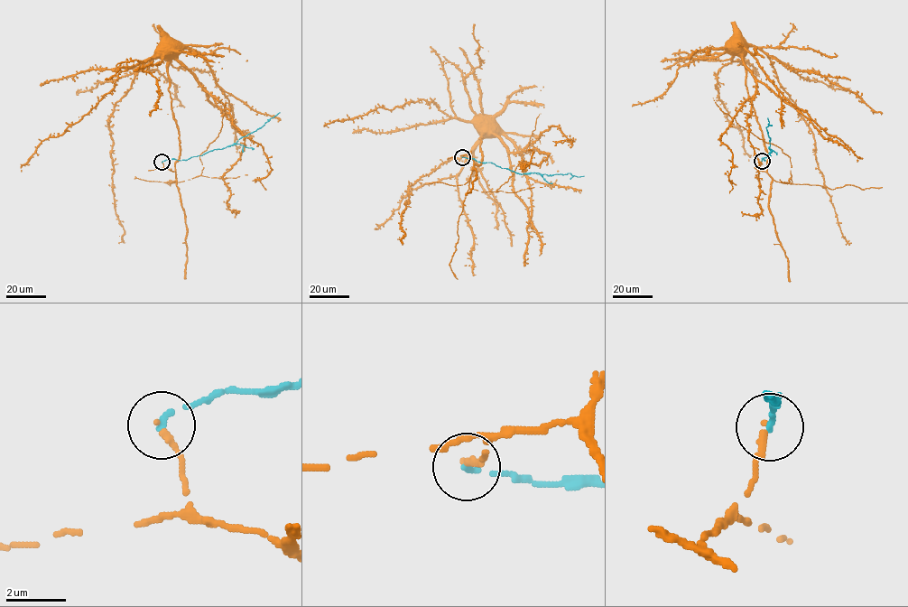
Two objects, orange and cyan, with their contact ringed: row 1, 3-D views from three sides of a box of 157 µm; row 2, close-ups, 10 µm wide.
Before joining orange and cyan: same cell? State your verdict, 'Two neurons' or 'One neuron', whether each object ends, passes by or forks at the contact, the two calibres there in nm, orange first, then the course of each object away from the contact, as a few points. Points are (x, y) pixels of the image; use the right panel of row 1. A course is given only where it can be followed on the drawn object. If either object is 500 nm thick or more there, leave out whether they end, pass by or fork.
One neuron. At the ring orange ends. At the ring cyan ends. Thickness 240 nm (orange) against 200 nm. Course of orange: (762, 161), (757, 168), (765, 171), (766, 153), (746, 87), (745, 53). Course of cyan: (762, 161), (772, 152), (766, 126), (769, 122), (767, 118)

